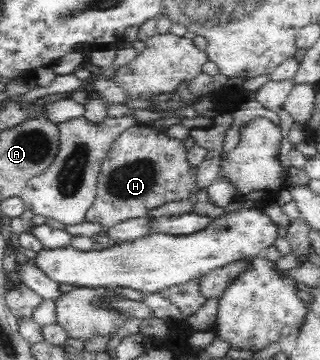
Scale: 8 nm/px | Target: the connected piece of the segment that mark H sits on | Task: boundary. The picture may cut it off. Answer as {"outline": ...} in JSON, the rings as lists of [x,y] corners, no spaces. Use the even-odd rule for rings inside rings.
{"outline":[[[135,125],[114,139],[110,148],[100,164],[100,176],[93,205],[86,211],[88,222],[98,222],[107,229],[122,221],[144,217],[148,210],[158,208],[167,202],[188,199],[196,192],[195,180],[198,168],[190,166],[183,142],[170,138],[164,130],[158,132],[152,126]]]}

